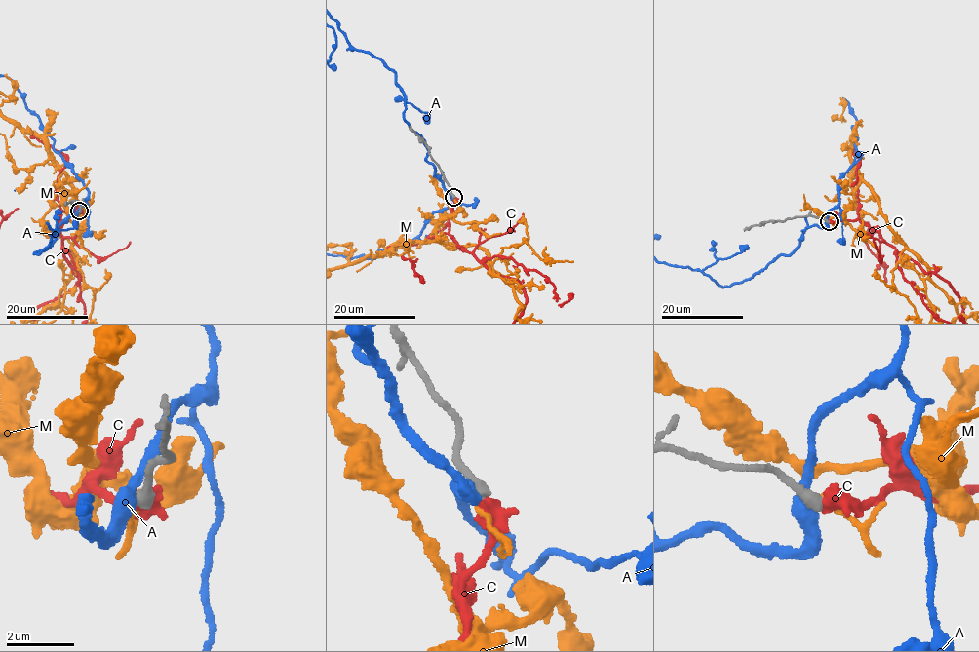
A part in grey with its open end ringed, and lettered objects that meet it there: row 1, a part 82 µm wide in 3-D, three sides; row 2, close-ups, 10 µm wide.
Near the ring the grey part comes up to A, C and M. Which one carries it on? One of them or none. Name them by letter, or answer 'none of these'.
C

